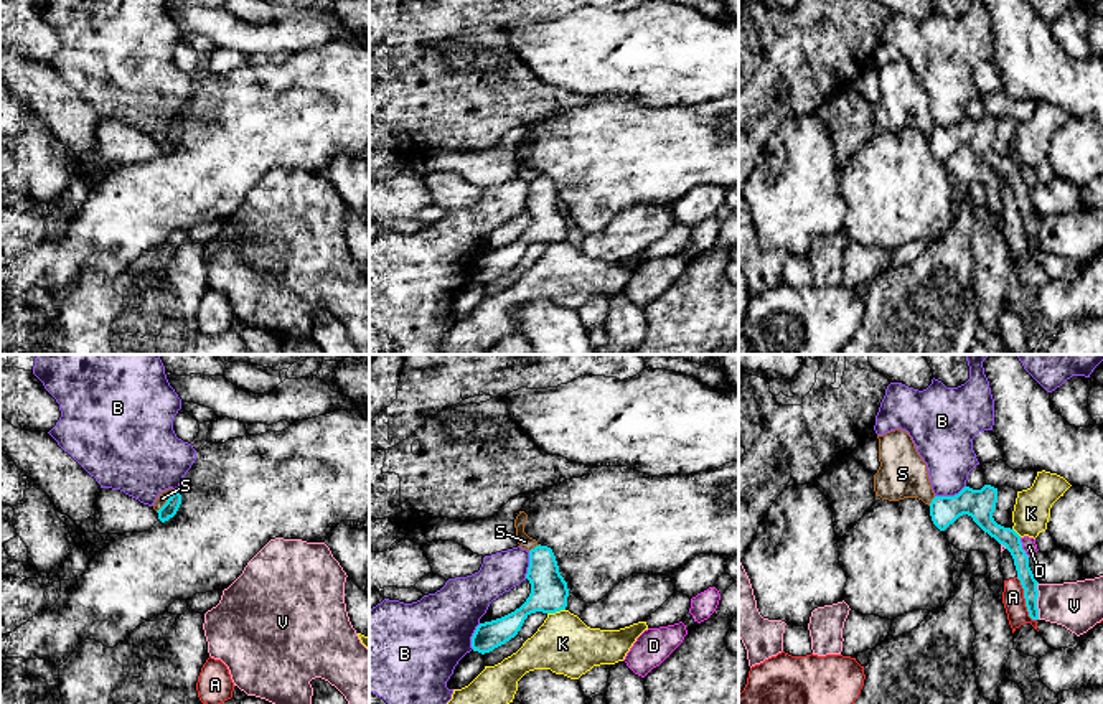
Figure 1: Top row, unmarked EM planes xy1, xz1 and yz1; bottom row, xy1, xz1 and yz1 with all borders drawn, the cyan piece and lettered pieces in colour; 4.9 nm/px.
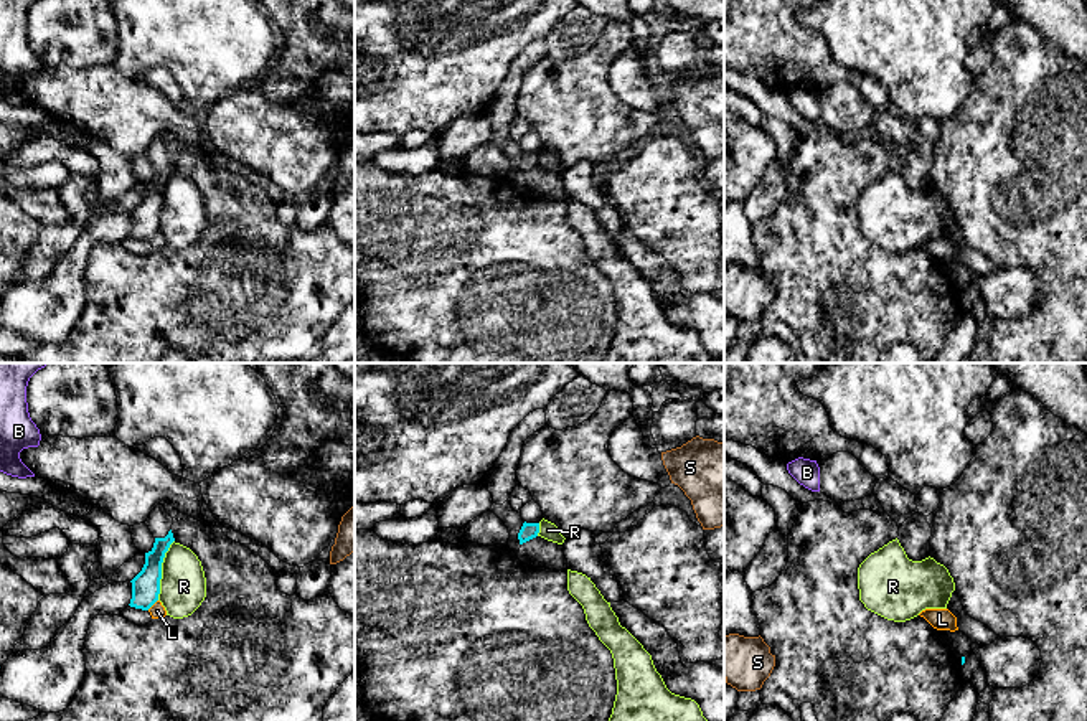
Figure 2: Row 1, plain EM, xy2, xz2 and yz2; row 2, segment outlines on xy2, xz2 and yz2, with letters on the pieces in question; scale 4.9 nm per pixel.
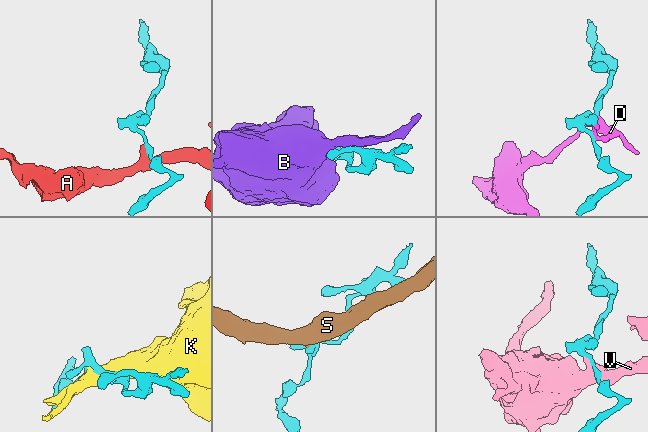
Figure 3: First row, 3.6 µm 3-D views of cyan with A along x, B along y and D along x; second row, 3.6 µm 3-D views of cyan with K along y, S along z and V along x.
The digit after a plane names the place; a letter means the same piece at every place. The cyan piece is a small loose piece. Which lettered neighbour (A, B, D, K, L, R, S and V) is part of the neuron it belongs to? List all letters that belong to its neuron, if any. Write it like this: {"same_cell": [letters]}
{"same_cell": []}

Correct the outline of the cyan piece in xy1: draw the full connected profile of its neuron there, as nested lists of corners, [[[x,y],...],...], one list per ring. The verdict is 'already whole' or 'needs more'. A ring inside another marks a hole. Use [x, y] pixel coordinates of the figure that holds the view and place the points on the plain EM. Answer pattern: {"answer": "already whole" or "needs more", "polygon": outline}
{"answer": "already whole", "polygon": [[[175,120],[171,124],[171,127],[167,130],[167,134],[157,142],[158,143],[158,150],[162,153],[168,152],[170,148],[173,148],[178,142],[181,135],[181,125],[178,120]]]}

